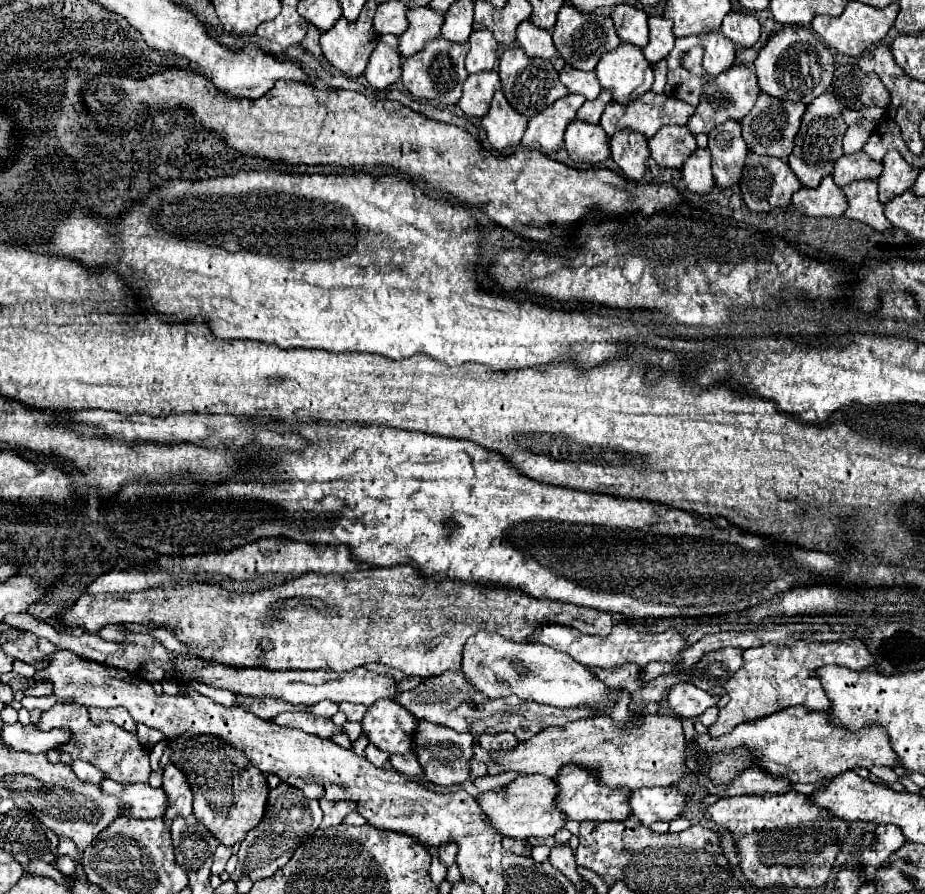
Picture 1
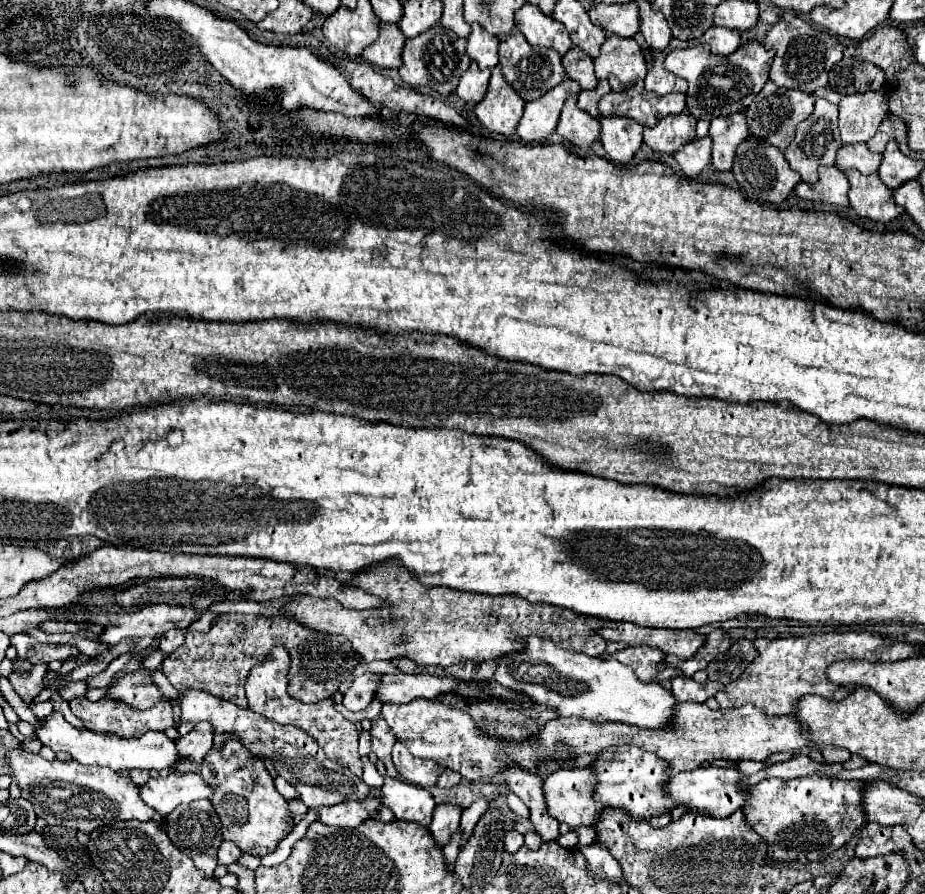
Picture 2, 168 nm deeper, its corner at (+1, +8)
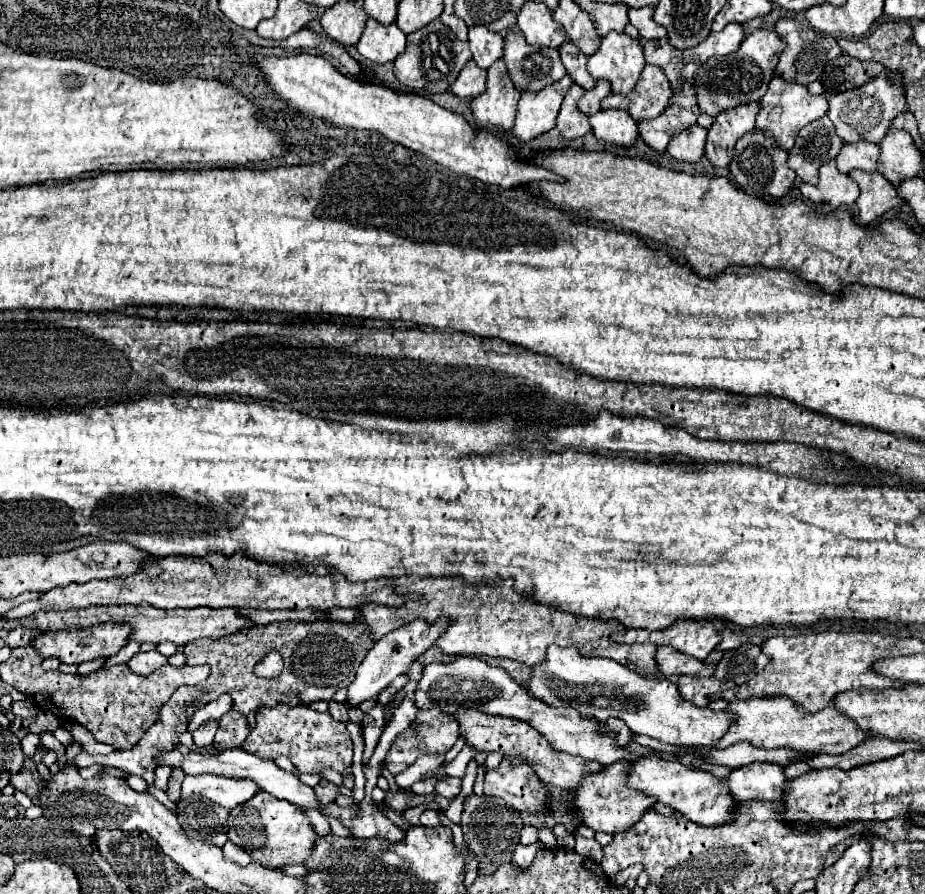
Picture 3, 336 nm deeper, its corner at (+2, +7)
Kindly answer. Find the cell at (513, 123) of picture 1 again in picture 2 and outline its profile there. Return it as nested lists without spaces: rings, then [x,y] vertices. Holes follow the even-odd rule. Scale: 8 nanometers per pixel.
[[[497,65],[491,71],[489,89],[483,101],[479,101],[473,111],[485,129],[511,137],[523,115],[523,105],[525,101],[517,95],[517,91],[513,91],[513,87],[509,87],[501,73],[501,65]]]

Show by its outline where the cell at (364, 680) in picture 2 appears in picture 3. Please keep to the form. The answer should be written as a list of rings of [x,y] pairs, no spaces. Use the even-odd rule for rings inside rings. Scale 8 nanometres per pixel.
[[[414,620],[410,624],[400,626],[398,630],[382,636],[366,654],[364,662],[360,664],[354,682],[348,688],[348,698],[344,702],[346,708],[356,708],[358,704],[362,704],[364,700],[370,700],[374,696],[378,696],[396,676],[404,674],[408,670],[408,666],[422,654],[426,652],[436,638],[440,636],[440,632],[444,632],[444,628],[448,626],[448,620],[438,620],[436,624],[428,624],[426,620]]]

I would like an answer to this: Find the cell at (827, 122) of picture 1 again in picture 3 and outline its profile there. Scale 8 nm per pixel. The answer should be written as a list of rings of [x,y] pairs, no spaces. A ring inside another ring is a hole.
[[[828,114],[822,116],[822,120],[814,120],[812,124],[804,126],[794,142],[794,148],[788,152],[788,166],[798,174],[798,178],[806,184],[816,184],[818,180],[818,168],[830,160],[836,158],[840,152],[840,136],[834,132],[834,124],[828,118]]]

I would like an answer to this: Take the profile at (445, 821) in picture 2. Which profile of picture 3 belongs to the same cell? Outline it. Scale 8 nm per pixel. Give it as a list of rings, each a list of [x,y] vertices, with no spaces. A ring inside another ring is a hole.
[[[424,810],[420,816],[422,826],[440,826],[440,810]]]

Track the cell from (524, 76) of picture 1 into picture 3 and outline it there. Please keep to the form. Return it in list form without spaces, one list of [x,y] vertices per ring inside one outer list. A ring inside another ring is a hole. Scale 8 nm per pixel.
[[[508,32],[504,38],[504,62],[514,86],[520,92],[540,92],[566,76],[556,48],[530,46],[522,32]]]

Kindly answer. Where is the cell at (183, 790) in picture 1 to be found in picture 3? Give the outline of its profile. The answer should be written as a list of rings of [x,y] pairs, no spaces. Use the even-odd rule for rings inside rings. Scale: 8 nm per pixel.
[[[210,720],[206,724],[202,724],[198,730],[192,732],[192,738],[194,738],[194,744],[198,748],[206,748],[214,742],[214,734],[216,734],[216,728],[218,728],[218,722],[216,720]]]

